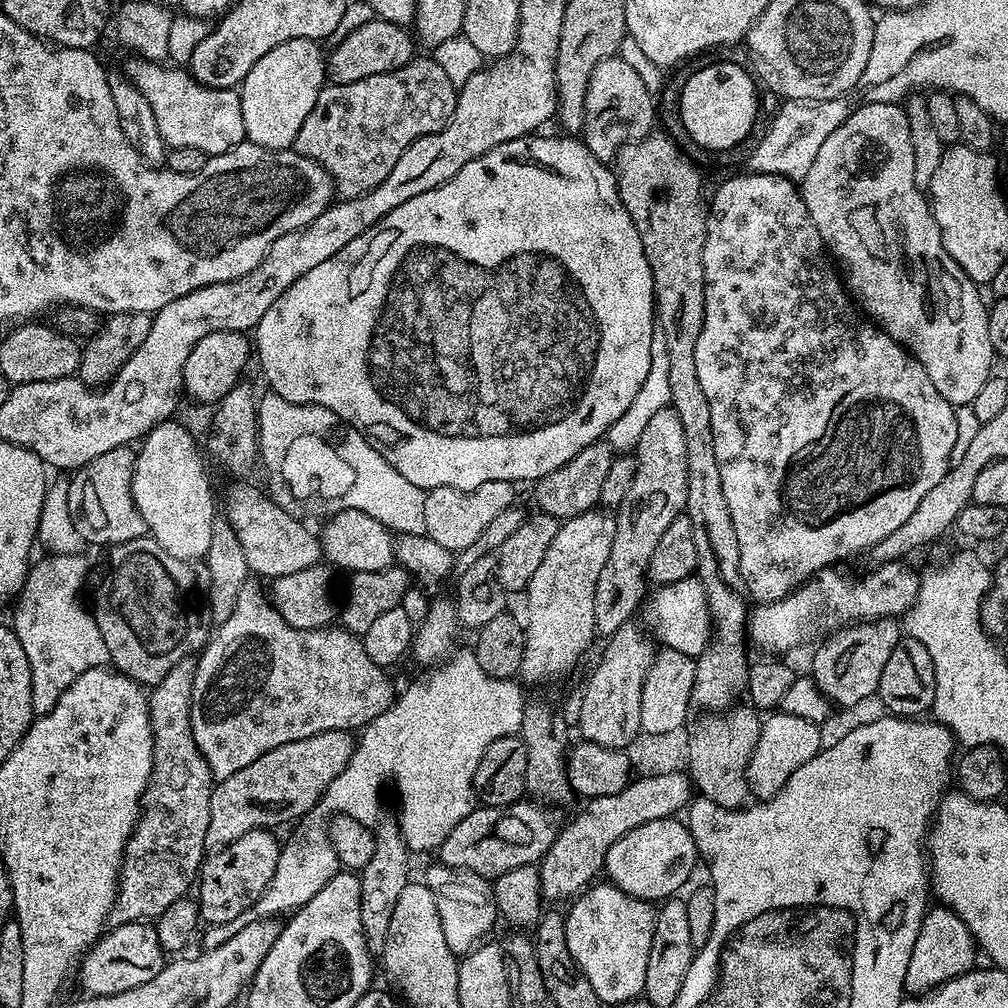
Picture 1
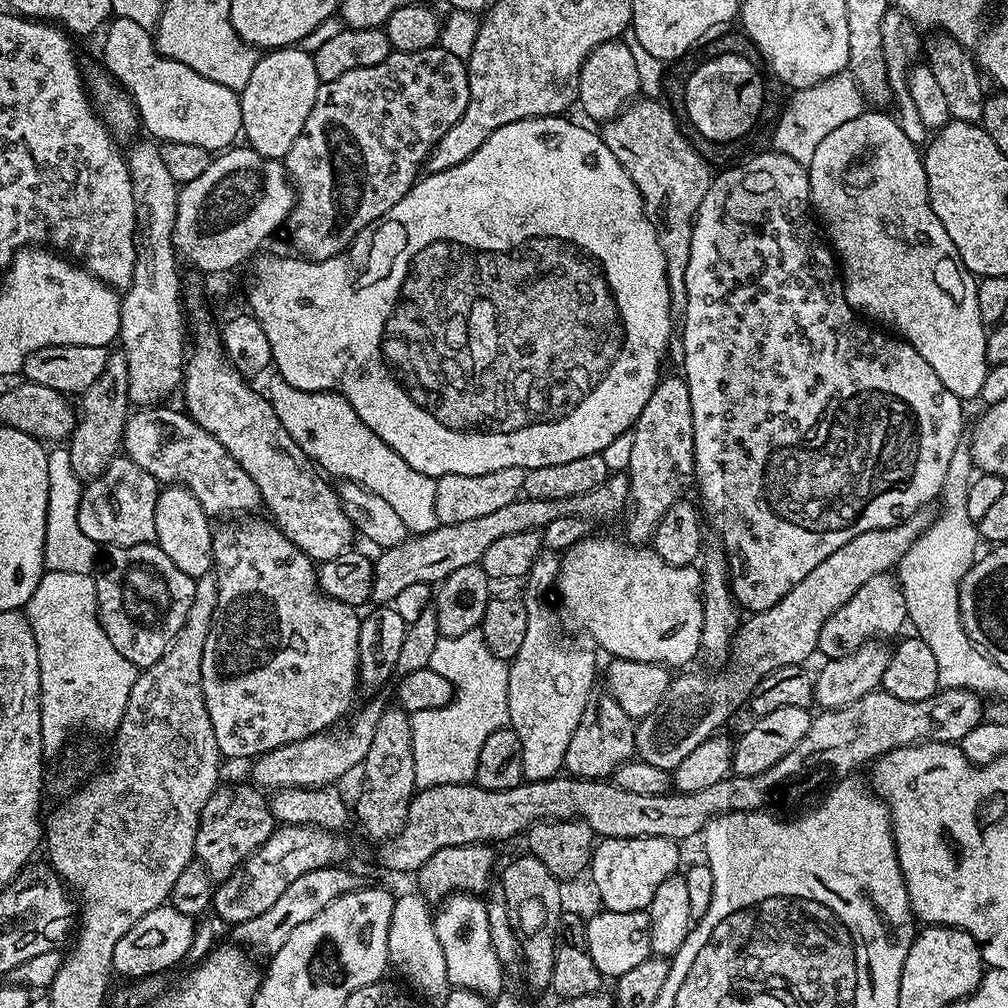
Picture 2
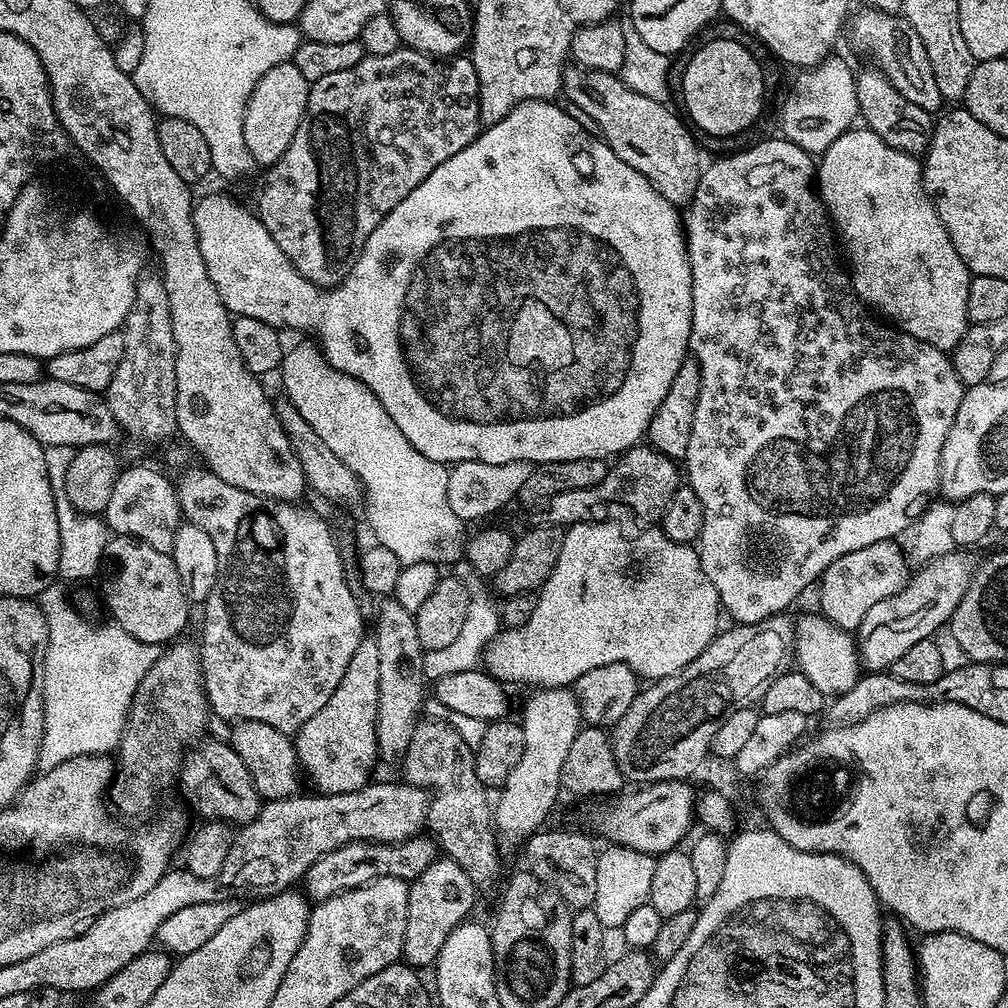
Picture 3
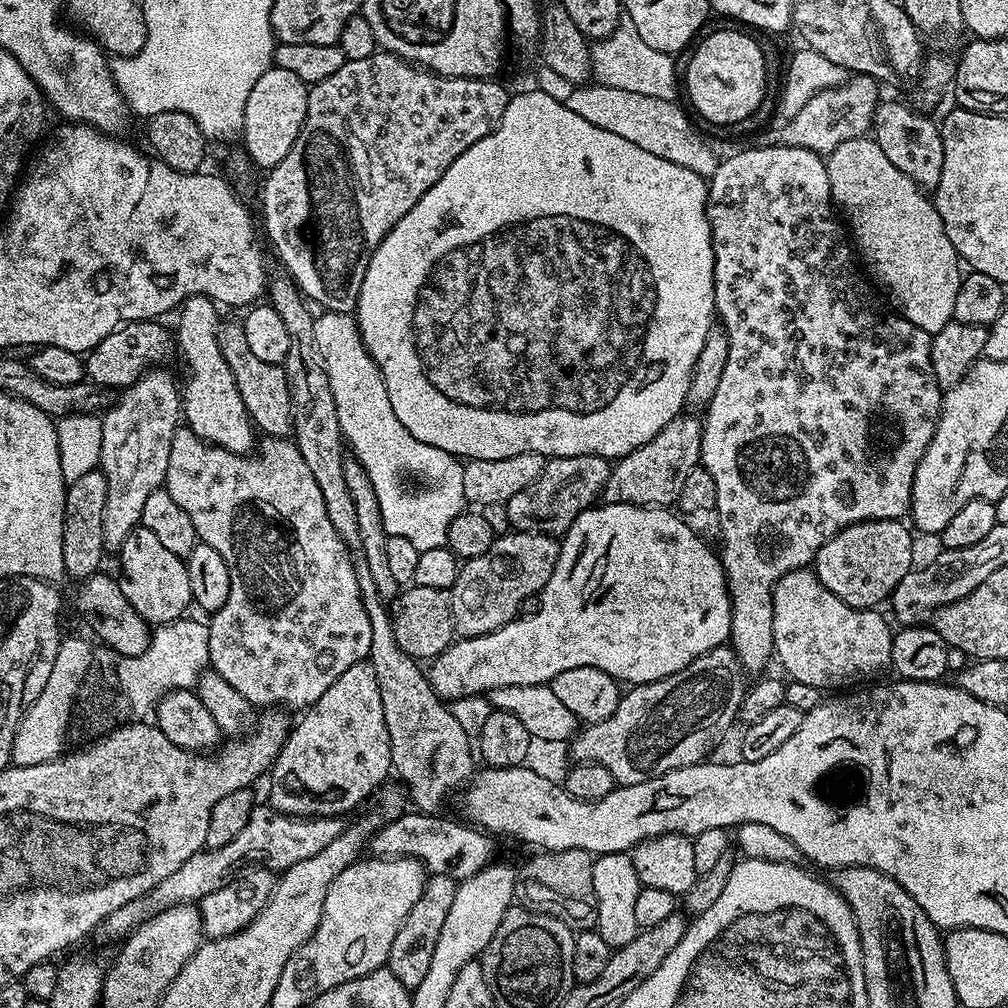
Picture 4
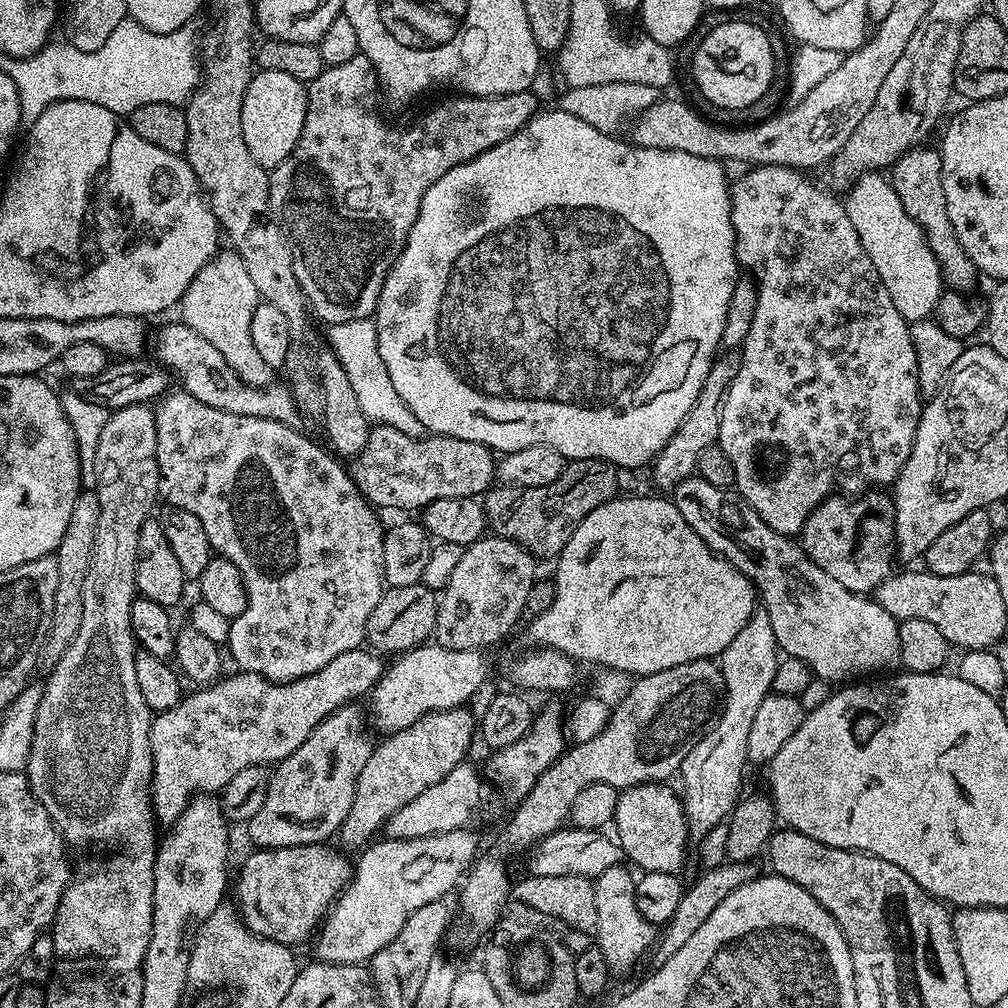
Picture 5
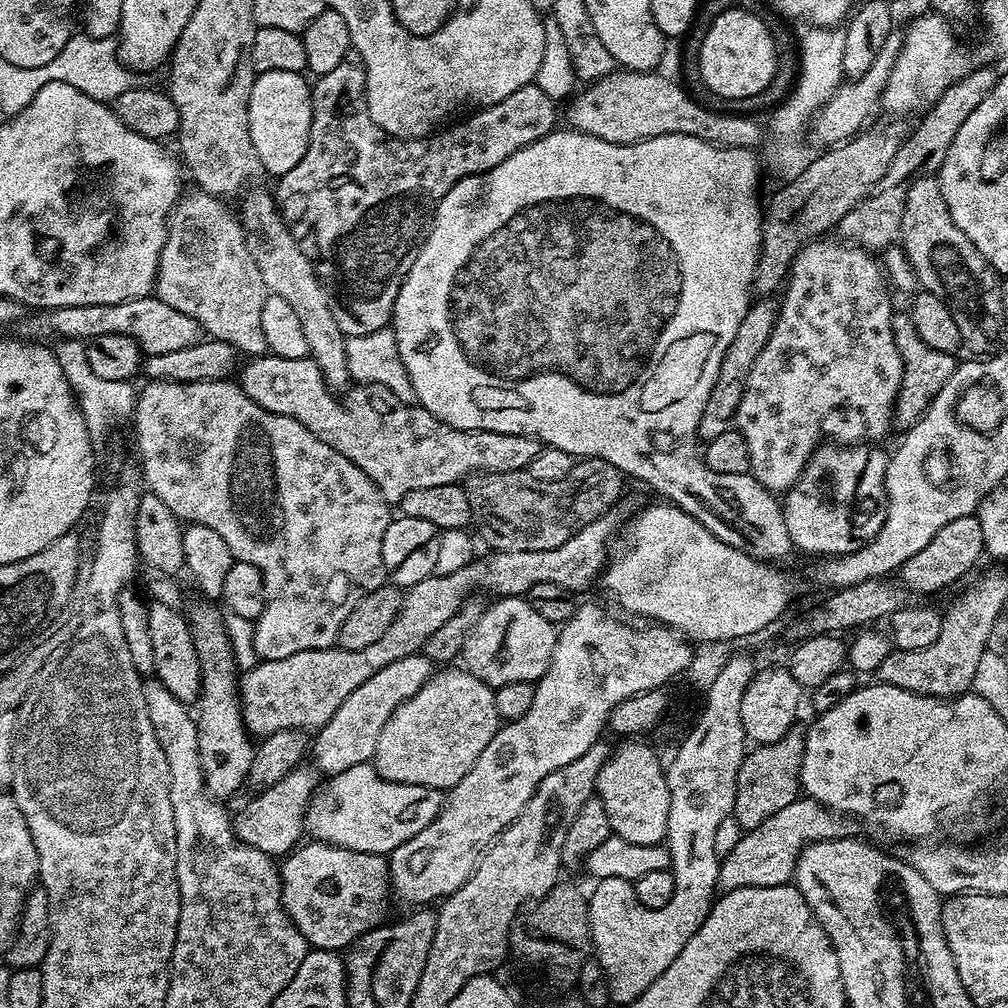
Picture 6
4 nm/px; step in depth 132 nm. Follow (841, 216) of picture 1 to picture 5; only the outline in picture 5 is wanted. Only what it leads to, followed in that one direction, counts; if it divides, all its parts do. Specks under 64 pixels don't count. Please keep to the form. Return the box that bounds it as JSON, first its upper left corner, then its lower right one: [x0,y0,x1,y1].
[842,172,946,321]

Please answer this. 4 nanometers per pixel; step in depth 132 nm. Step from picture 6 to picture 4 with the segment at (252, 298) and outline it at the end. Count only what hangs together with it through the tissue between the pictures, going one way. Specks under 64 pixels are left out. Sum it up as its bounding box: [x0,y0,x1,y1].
[219,323,293,438]

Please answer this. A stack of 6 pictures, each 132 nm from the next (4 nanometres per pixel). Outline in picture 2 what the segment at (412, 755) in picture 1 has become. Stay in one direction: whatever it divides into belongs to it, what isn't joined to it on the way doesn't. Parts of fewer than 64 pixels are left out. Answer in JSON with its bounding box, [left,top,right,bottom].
[411,628,508,789]

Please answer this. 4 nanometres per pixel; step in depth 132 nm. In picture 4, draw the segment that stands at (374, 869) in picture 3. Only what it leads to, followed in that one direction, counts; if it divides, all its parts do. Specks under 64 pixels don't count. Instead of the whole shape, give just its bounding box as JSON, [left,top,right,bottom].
[370,810,496,882]

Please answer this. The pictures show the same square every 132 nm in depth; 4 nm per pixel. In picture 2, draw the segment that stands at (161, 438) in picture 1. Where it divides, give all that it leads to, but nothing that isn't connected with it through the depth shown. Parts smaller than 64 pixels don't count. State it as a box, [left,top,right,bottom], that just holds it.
[155,486,213,576]

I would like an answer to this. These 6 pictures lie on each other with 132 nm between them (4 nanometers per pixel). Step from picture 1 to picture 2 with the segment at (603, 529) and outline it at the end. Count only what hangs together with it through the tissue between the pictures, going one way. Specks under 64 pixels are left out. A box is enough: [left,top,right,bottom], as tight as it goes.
[508,551,598,780]

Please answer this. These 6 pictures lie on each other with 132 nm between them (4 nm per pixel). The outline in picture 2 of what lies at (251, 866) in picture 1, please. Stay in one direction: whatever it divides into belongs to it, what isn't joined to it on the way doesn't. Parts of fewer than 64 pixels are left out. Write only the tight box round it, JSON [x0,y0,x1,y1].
[195,786,278,882]

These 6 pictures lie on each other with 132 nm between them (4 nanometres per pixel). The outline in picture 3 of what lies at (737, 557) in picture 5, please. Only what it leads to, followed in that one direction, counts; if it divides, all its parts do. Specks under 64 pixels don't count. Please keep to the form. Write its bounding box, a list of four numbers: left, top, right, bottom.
[794,614,862,698]

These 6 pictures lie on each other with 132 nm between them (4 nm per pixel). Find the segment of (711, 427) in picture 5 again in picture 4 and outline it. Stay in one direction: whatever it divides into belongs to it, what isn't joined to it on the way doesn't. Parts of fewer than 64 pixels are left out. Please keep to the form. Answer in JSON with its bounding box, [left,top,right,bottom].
[603,415,704,508]

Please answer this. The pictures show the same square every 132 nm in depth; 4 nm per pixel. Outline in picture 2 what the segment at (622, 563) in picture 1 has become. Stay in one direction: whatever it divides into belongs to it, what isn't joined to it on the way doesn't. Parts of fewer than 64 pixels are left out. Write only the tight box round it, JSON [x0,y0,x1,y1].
[626,374,696,546]

